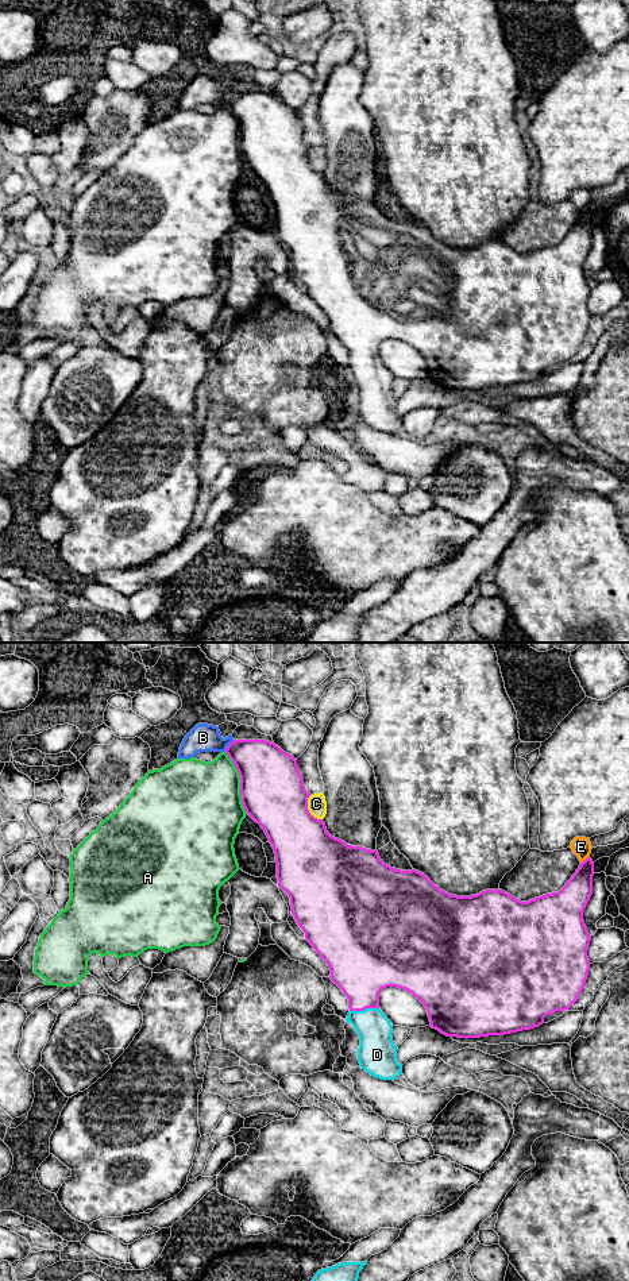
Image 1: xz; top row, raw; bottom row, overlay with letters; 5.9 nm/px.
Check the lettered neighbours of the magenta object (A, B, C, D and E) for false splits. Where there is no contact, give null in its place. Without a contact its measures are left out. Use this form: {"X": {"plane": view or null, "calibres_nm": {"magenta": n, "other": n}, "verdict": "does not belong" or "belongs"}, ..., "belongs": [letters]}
{"A": {"plane": "xz", "calibres_nm": {"magenta": 380, "other": 460}, "verdict": "does not belong"}, "B": {"plane": "xz", "calibres_nm": {"magenta": 300, "other": 170}, "verdict": "does not belong"}, "C": {"plane": "xz", "calibres_nm": {"magenta": 380, "other": 110}, "verdict": "does not belong"}, "D": {"plane": "xz", "calibres_nm": {"magenta": 360, "other": 200}, "verdict": "belongs"}, "E": {"plane": "xz", "calibres_nm": {"magenta": 180, "other": 110}, "verdict": "does not belong"}, "belongs": ["D"]}

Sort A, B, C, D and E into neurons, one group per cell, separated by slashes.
A / B / C / D / E

